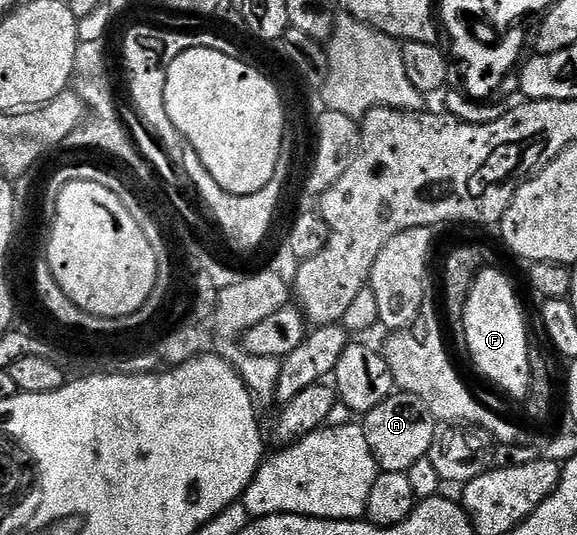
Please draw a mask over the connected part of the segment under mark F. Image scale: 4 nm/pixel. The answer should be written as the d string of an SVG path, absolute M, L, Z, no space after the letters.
M492 265L476 274L468 291L468 300L462 316L464 343L472 363L497 387L512 399L527 400L530 389L530 344L524 311L512 283Z

